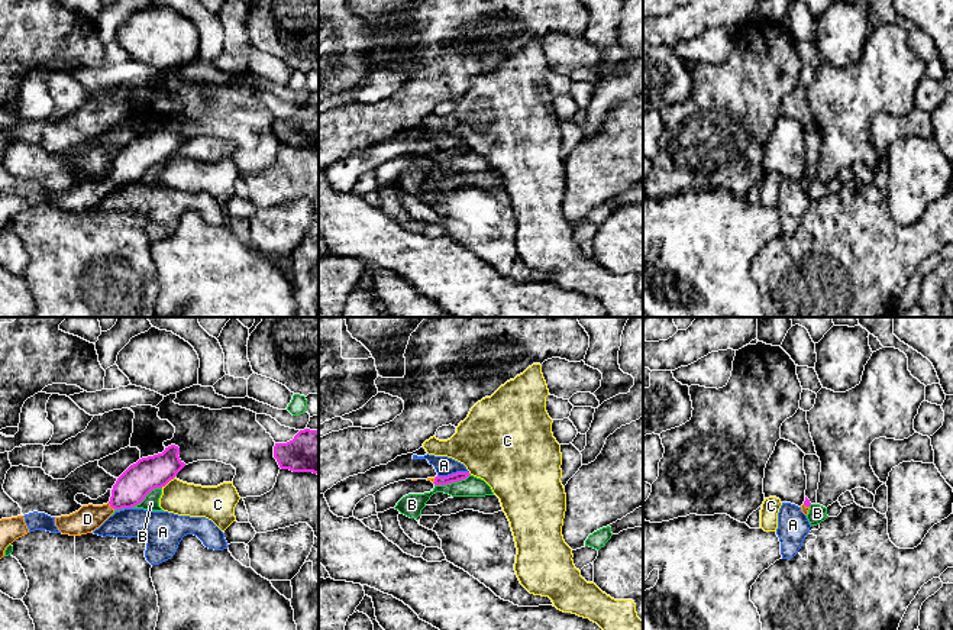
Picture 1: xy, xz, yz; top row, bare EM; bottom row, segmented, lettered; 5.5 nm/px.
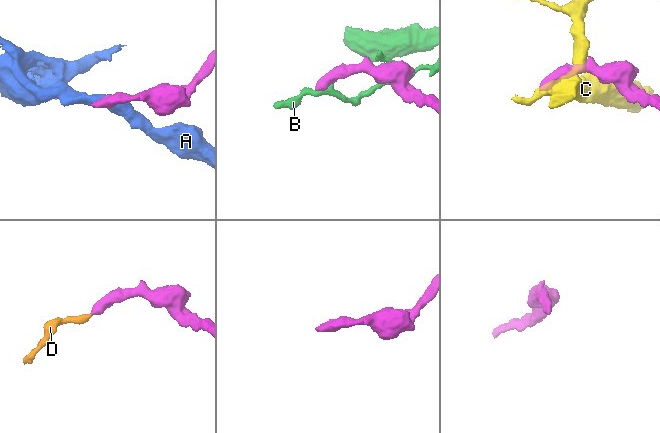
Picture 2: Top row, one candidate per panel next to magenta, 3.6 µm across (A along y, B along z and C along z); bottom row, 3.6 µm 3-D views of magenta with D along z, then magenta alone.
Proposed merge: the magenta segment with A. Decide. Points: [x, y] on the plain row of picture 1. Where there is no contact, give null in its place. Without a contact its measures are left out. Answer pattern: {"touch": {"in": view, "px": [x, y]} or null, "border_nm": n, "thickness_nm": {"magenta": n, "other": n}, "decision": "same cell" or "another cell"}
{"touch": {"in": "xz", "px": [452, 149]}, "border_nm": 180, "thickness_nm": {"magenta": 50, "other": 110}, "decision": "another cell"}

